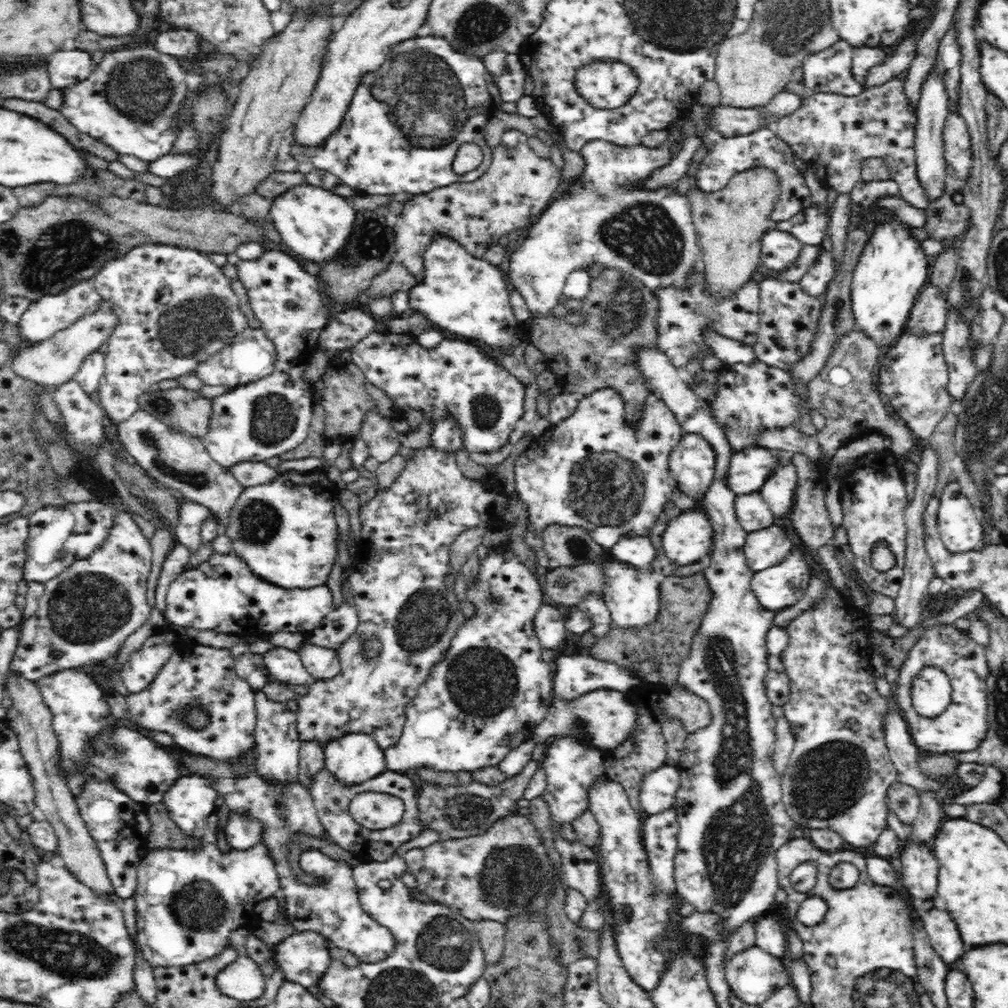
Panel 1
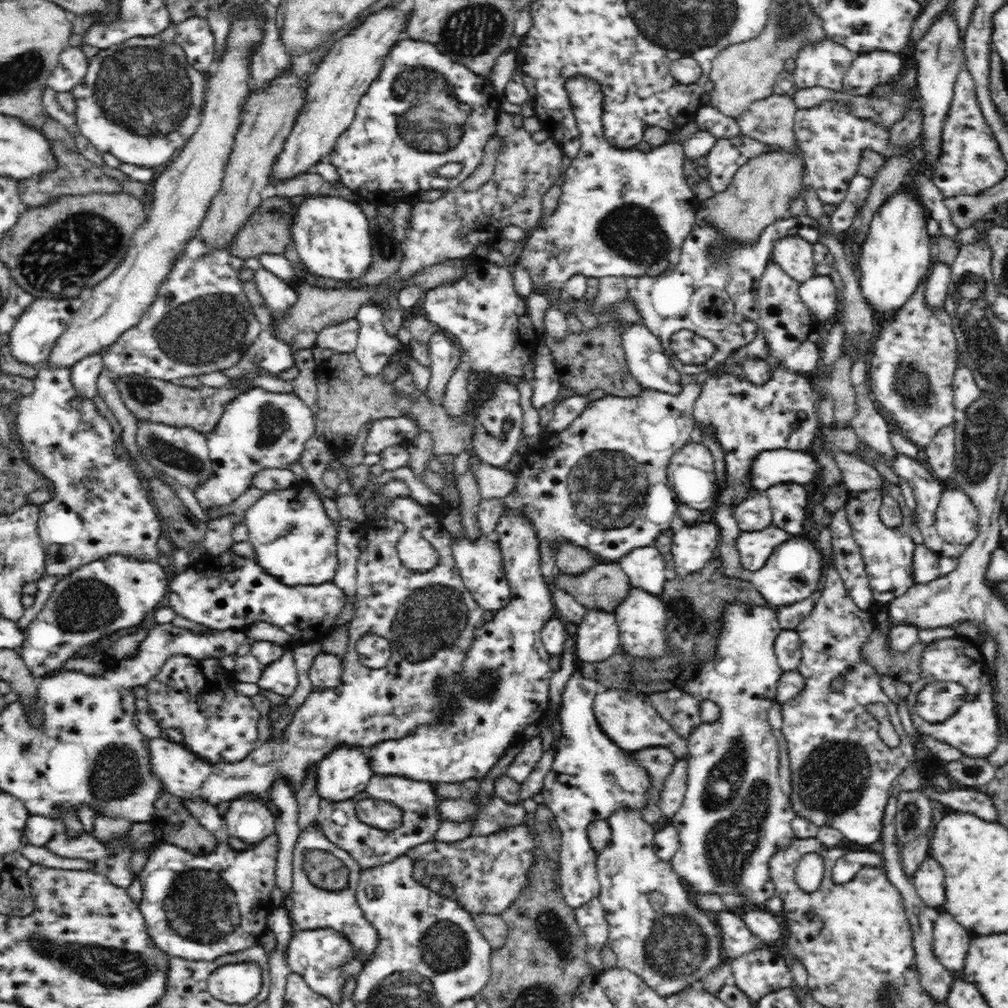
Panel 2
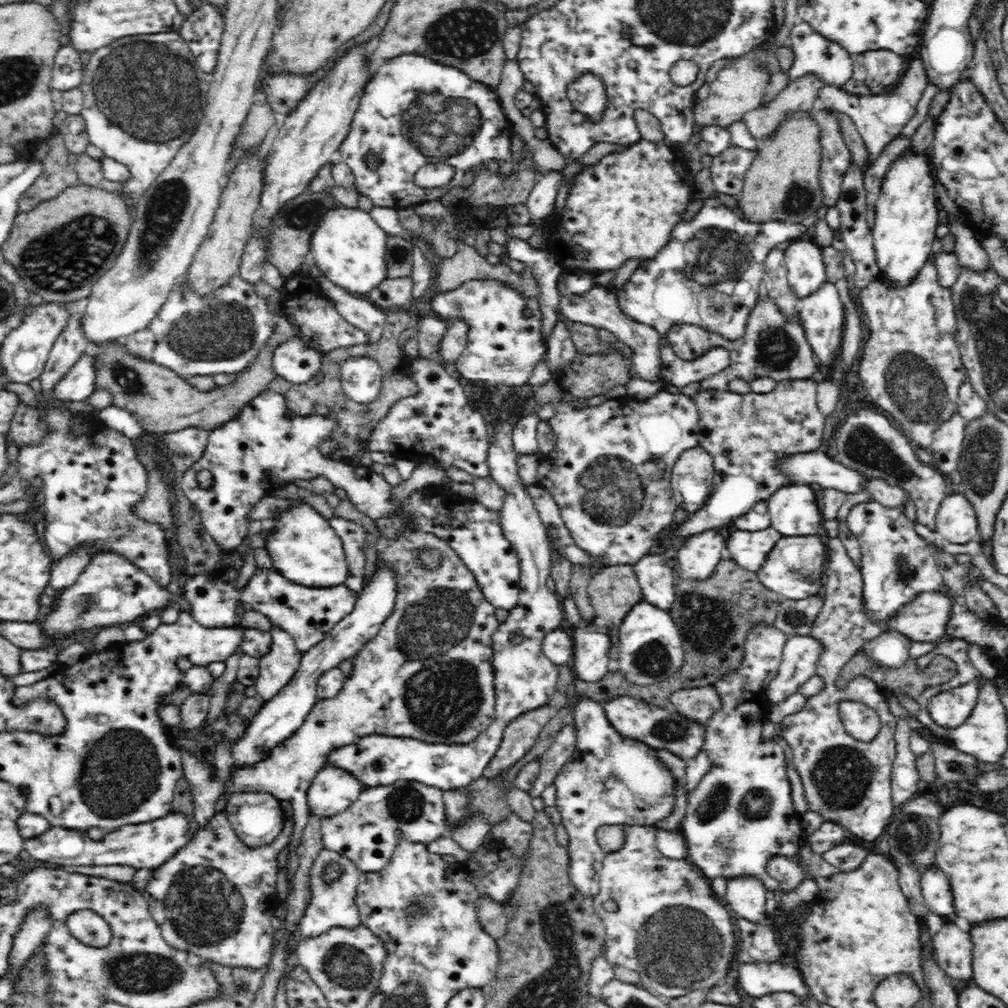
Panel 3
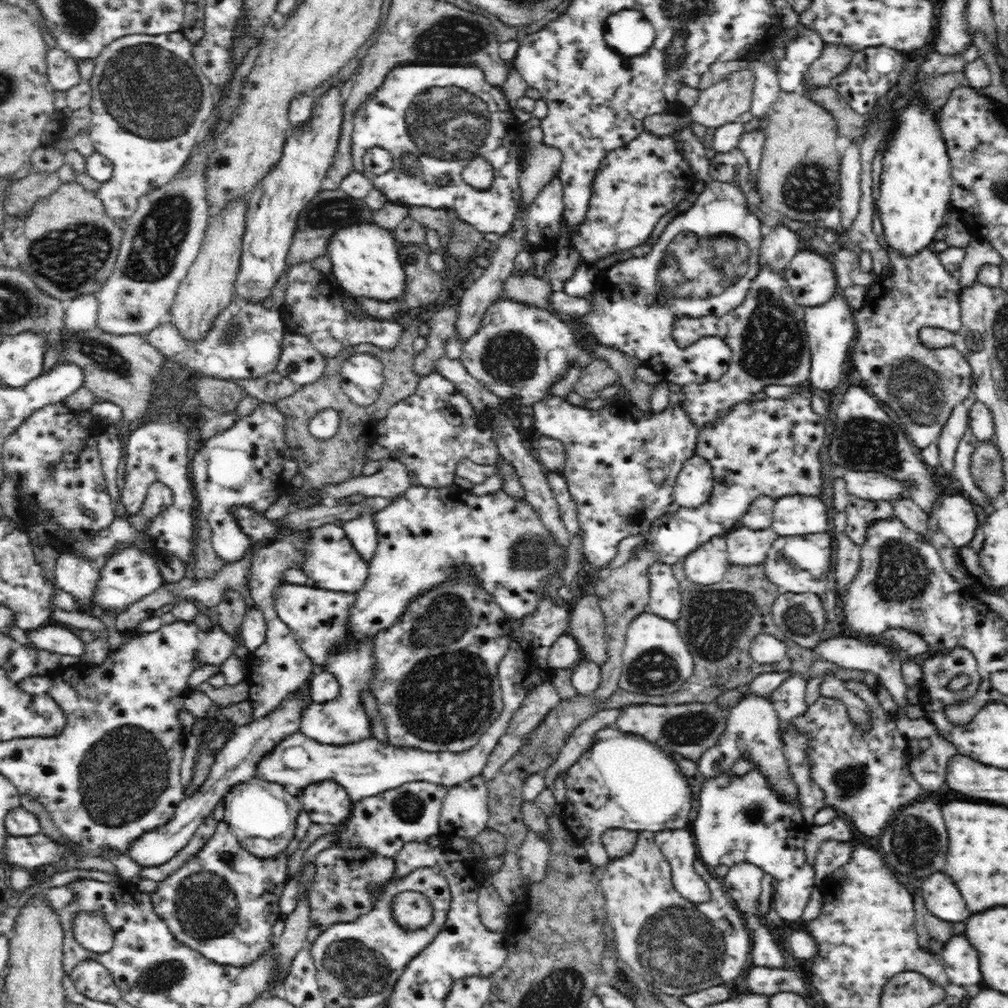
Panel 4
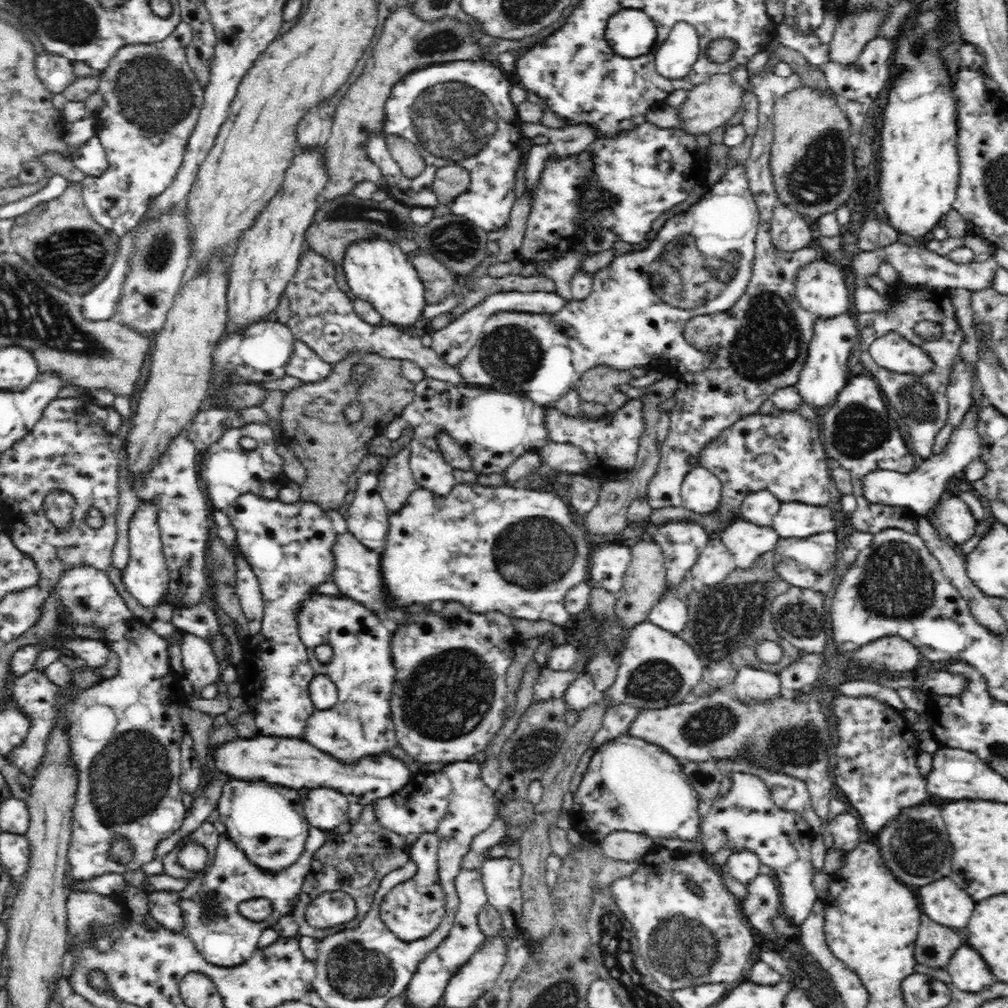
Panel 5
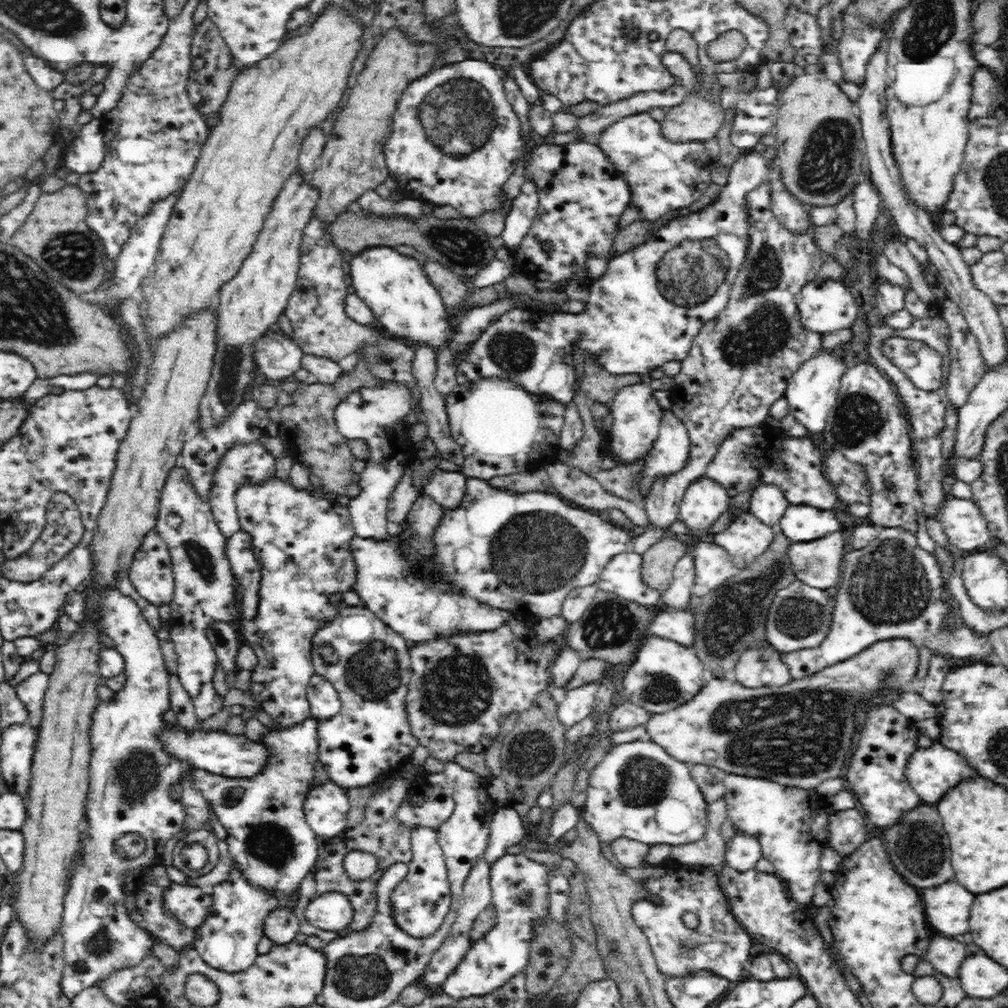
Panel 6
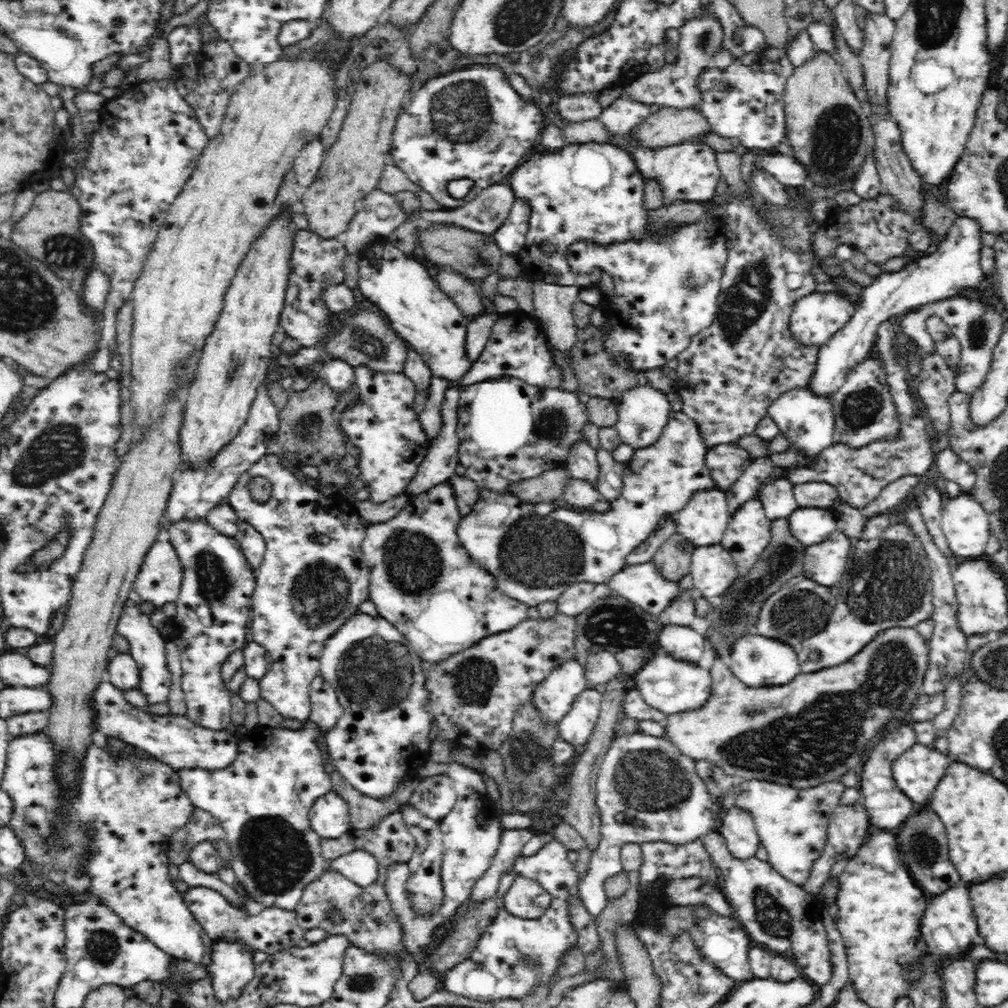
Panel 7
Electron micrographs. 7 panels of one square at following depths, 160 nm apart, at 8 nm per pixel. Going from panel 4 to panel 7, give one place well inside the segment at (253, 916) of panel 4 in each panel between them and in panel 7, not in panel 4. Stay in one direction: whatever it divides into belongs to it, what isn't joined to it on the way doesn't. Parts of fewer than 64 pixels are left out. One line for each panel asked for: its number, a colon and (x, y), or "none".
5: (224, 937)
6: (228, 941)
7: (232, 969)

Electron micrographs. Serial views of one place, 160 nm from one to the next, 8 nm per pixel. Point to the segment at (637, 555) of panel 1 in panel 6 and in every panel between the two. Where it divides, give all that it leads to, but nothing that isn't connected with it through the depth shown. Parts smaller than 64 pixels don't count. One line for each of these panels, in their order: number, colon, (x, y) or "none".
2: (646, 568)
3: (655, 574)
4: (665, 602)
5: (670, 614)
6: (674, 625)

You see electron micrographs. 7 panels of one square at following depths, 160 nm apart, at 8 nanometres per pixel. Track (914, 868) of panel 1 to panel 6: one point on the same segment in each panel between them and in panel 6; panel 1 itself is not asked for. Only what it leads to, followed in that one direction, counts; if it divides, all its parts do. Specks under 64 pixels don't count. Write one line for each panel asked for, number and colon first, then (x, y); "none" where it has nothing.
2: (929, 880)
3: (935, 884)
4: (943, 899)
5: (945, 903)
6: (948, 907)

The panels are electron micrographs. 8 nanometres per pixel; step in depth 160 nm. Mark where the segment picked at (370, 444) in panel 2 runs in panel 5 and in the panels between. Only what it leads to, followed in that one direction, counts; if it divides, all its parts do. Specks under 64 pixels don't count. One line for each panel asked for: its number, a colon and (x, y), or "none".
3: (434, 427)
4: (430, 431)
5: (495, 427)

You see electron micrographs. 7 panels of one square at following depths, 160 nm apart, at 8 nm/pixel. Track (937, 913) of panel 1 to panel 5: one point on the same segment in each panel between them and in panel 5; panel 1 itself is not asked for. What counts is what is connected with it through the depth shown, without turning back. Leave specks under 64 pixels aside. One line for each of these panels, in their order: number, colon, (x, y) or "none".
2: (950, 942)
3: (953, 949)
4: (961, 962)
5: (969, 971)

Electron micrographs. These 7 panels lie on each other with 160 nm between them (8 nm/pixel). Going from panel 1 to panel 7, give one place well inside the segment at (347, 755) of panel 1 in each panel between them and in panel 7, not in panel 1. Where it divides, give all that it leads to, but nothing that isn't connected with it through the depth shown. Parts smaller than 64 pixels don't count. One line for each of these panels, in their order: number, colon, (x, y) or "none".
2: (340, 777)
3: (331, 793)
4: (327, 804)
5: (325, 809)
6: (326, 807)
7: (330, 817)

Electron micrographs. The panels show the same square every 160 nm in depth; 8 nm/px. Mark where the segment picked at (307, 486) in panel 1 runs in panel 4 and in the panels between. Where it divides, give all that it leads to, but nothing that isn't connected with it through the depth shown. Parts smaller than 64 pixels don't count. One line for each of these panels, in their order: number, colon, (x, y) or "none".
2: (294, 539)
3: (304, 547)
4: (333, 563)

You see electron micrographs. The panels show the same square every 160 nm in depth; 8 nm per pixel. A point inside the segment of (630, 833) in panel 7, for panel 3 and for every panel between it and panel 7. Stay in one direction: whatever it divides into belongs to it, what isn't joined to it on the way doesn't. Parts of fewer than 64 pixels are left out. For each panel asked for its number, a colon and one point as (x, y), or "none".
3: (613, 780)
4: (624, 782)
5: (631, 785)
6: (638, 791)

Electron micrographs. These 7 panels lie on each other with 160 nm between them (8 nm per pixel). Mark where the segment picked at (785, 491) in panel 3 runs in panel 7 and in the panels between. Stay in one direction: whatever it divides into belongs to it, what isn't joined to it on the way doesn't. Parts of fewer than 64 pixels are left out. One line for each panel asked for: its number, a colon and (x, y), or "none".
4: (792, 515)
5: (794, 520)
6: (803, 523)
7: (811, 526)

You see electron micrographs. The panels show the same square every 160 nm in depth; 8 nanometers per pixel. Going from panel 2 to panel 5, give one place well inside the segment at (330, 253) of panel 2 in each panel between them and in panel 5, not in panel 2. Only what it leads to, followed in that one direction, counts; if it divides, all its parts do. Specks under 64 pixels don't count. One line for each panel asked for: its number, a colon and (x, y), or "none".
3: (350, 249)
4: (365, 258)
5: (378, 272)

